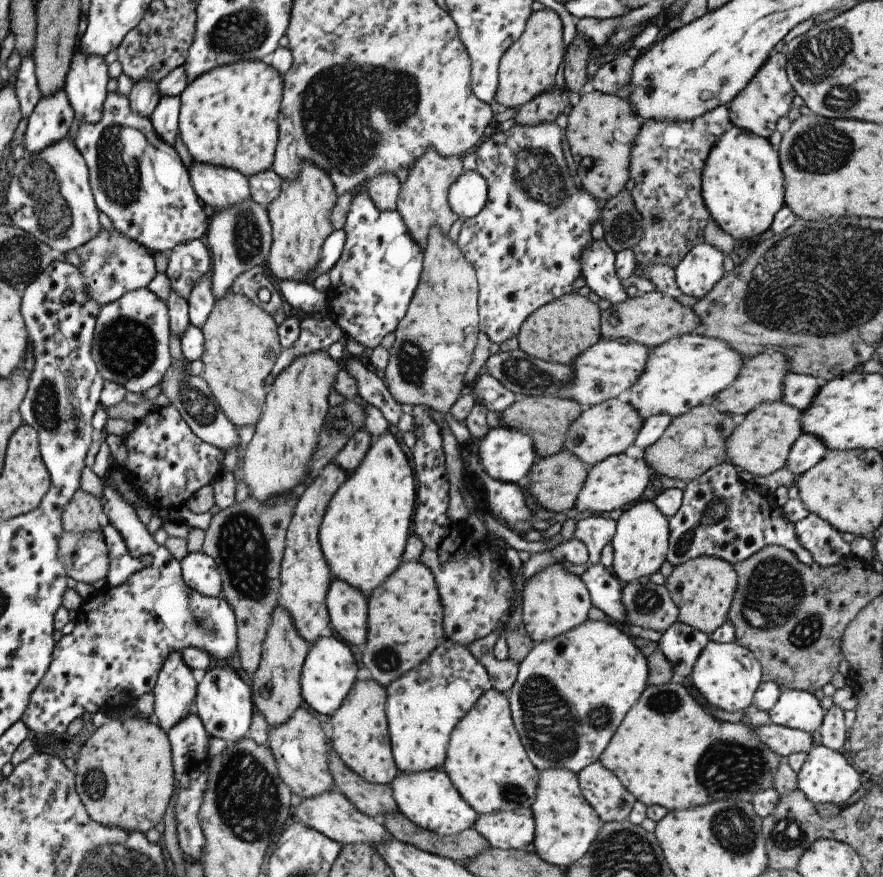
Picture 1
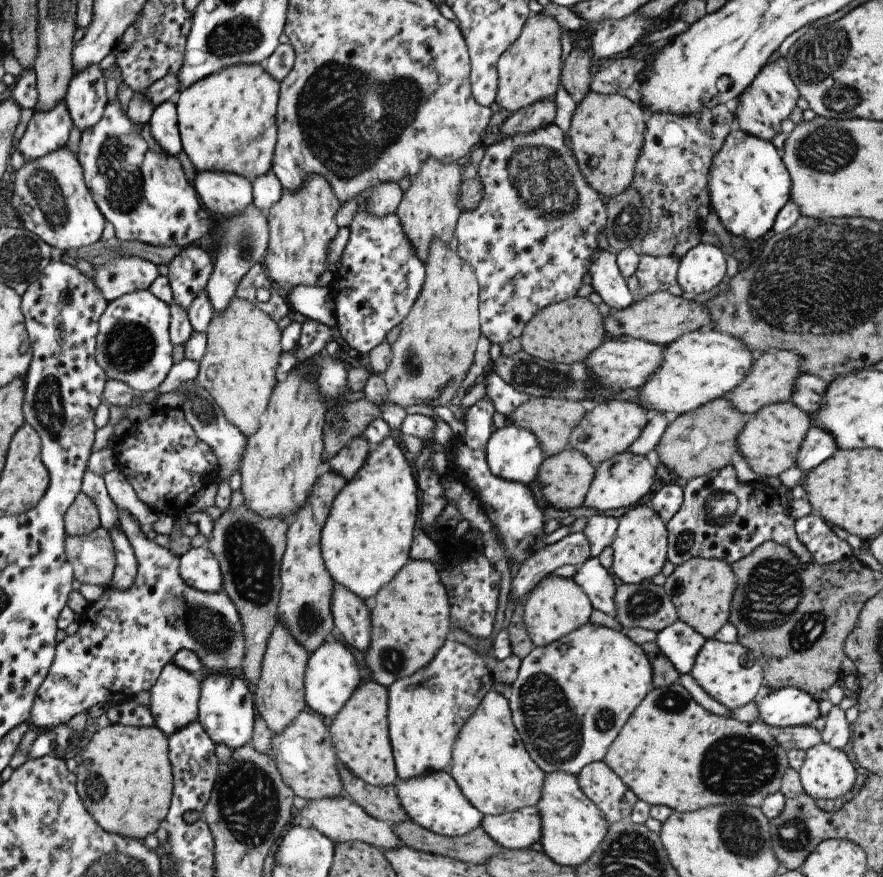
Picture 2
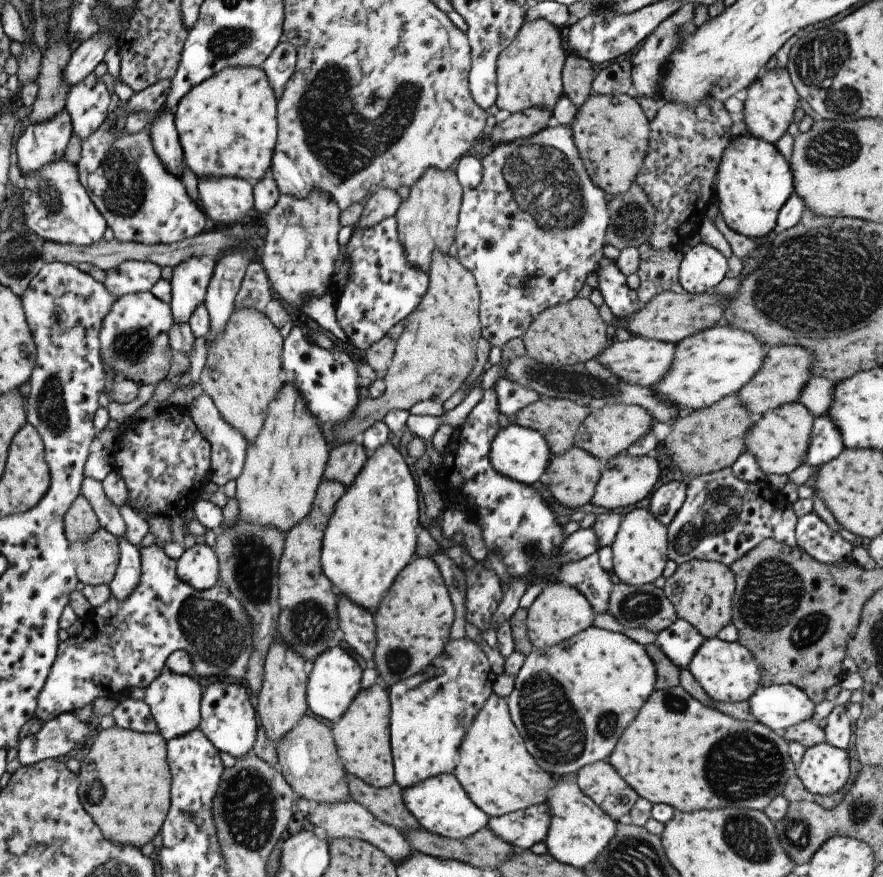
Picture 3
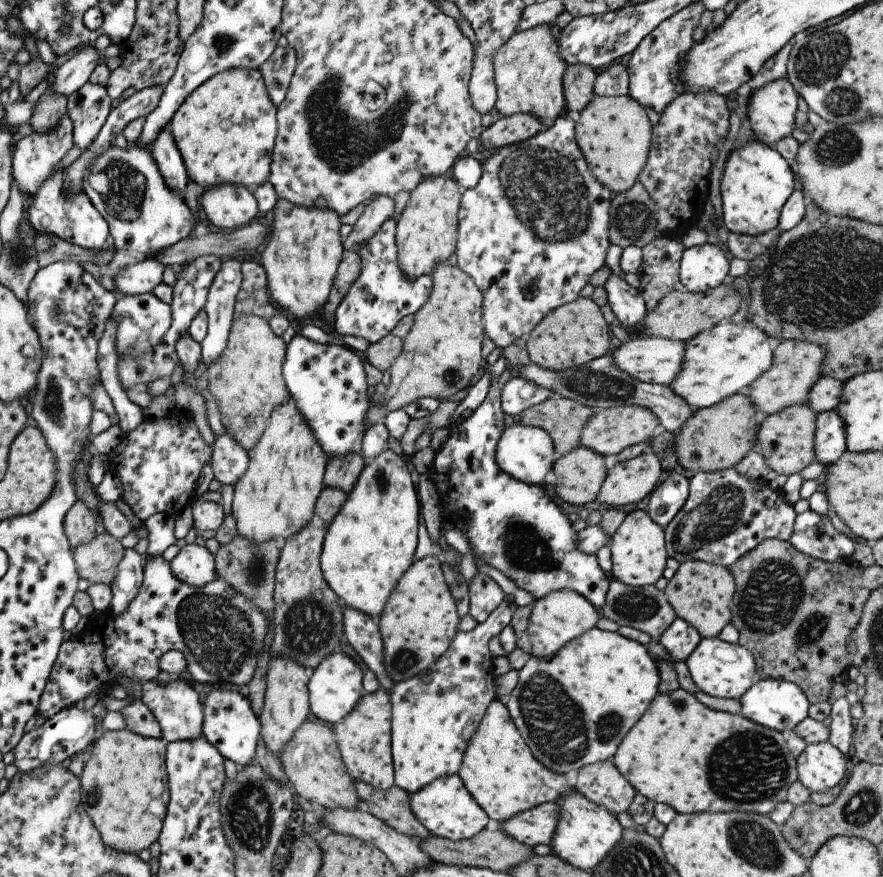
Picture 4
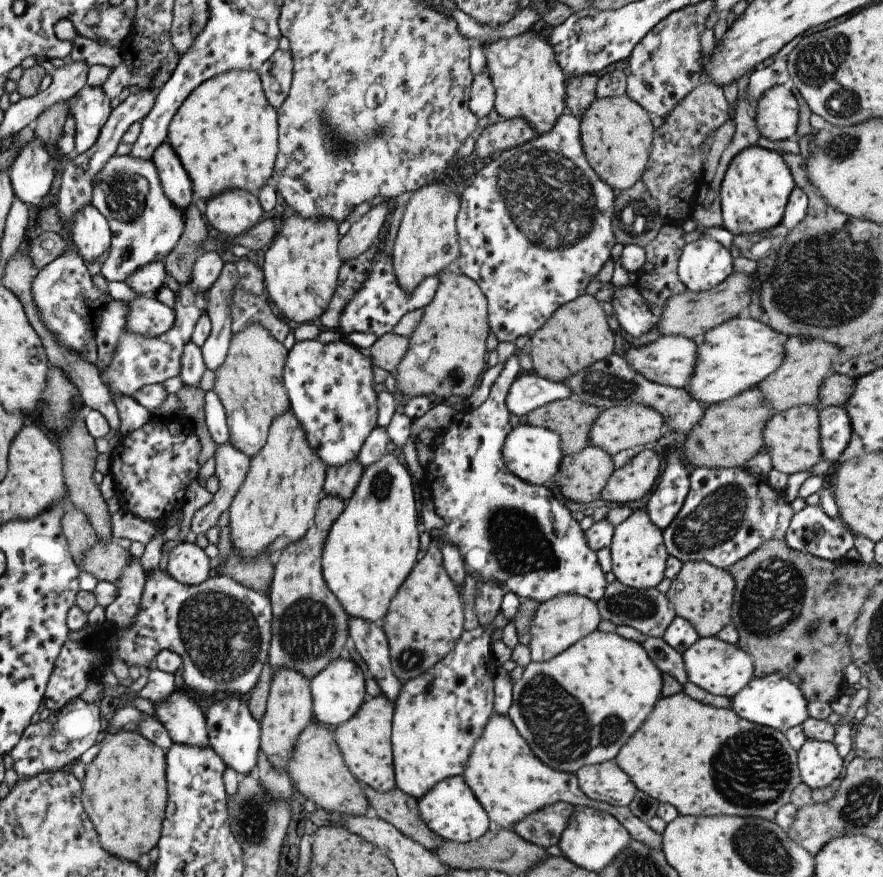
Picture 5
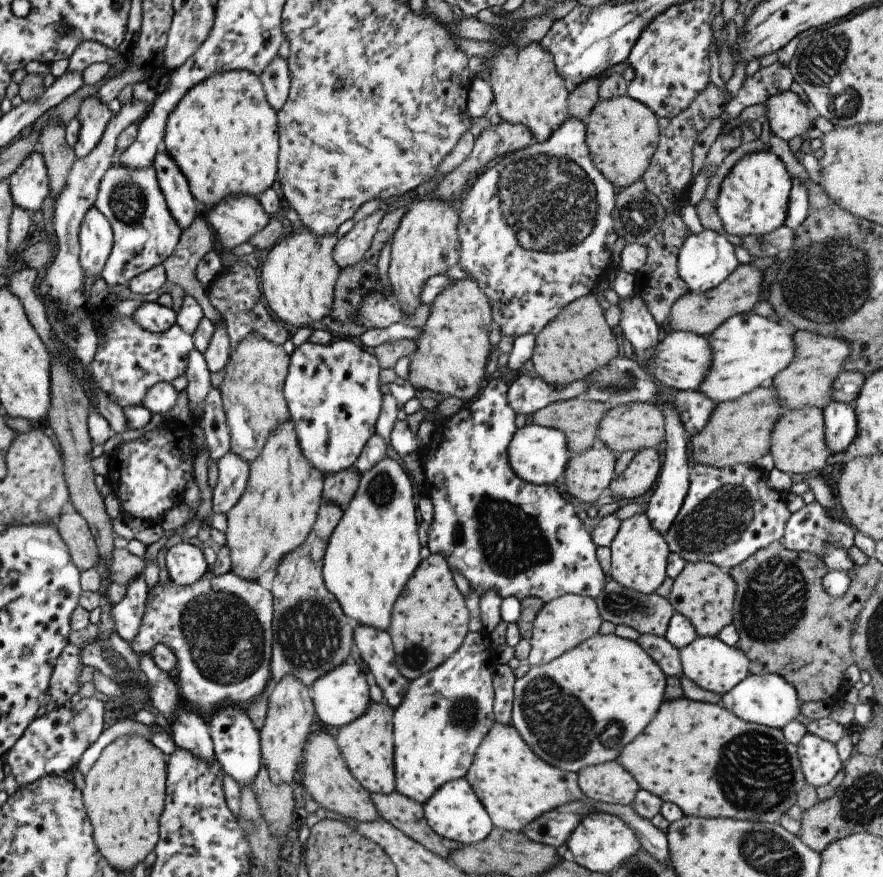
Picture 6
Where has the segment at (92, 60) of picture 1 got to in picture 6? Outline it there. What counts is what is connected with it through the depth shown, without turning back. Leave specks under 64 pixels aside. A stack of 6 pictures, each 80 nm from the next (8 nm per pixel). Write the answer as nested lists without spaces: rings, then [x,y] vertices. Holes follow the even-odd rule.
[[[98,96],[85,97],[78,106],[75,118],[79,121],[77,140],[72,147],[76,158],[84,157],[99,142],[109,122],[111,111]]]

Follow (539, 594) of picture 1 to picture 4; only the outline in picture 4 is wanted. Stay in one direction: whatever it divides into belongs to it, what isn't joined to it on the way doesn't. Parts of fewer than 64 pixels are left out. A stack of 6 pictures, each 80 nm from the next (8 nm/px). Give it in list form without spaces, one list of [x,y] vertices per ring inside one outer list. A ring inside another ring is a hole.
[[[569,589],[548,592],[547,595],[535,599],[531,605],[527,636],[531,645],[529,654],[537,659],[550,658],[563,644],[569,643],[576,636],[581,636],[582,632],[593,628],[599,618],[596,608],[593,608],[588,600]]]

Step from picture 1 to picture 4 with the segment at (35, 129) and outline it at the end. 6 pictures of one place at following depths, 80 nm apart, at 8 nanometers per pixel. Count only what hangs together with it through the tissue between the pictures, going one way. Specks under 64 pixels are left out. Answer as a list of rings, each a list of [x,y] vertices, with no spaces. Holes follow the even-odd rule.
[[[65,114],[59,122],[50,130],[44,133],[35,131],[29,132],[27,136],[19,139],[12,147],[11,170],[12,179],[16,182],[17,188],[23,196],[28,198],[46,181],[55,166],[65,152],[72,146],[72,120]]]

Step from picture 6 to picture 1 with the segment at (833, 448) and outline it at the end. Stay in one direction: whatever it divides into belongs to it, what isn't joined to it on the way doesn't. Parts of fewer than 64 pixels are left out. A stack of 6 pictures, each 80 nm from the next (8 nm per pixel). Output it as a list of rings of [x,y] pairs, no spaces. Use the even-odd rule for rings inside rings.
[[[802,433],[791,446],[784,468],[796,476],[801,475],[822,460],[825,454],[827,454],[827,446],[819,438]]]

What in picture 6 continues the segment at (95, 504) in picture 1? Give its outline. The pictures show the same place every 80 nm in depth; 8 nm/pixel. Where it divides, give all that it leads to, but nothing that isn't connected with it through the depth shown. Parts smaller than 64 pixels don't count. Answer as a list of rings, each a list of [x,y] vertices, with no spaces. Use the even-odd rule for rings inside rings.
[[[77,511],[65,512],[55,520],[55,525],[61,540],[67,545],[75,568],[83,572],[95,566],[98,550],[83,517]]]

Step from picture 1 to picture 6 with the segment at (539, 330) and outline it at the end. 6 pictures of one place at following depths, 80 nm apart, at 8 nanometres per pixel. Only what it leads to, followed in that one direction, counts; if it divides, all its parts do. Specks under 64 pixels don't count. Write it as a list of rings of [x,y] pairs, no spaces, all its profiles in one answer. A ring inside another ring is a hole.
[[[593,294],[576,298],[534,335],[534,347],[530,356],[533,370],[550,385],[581,381],[585,375],[606,365],[617,355],[616,332],[605,323],[603,311]]]

